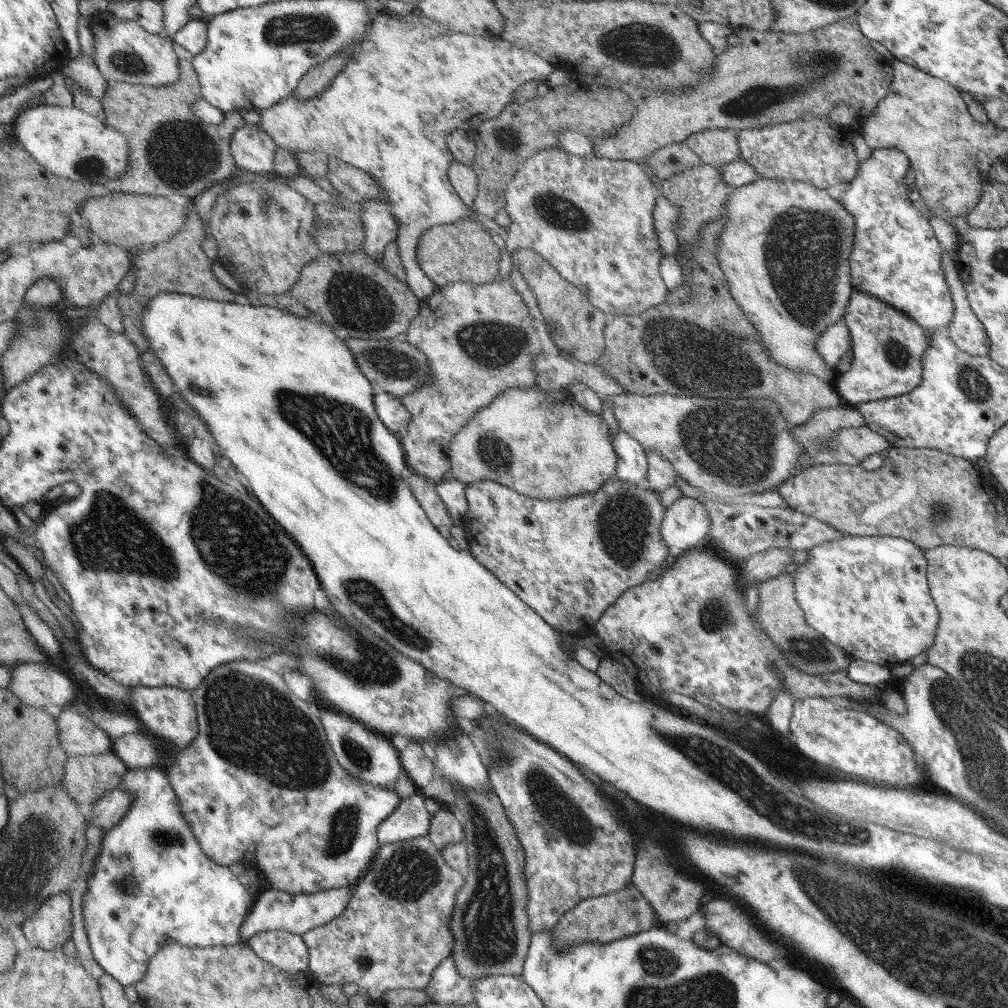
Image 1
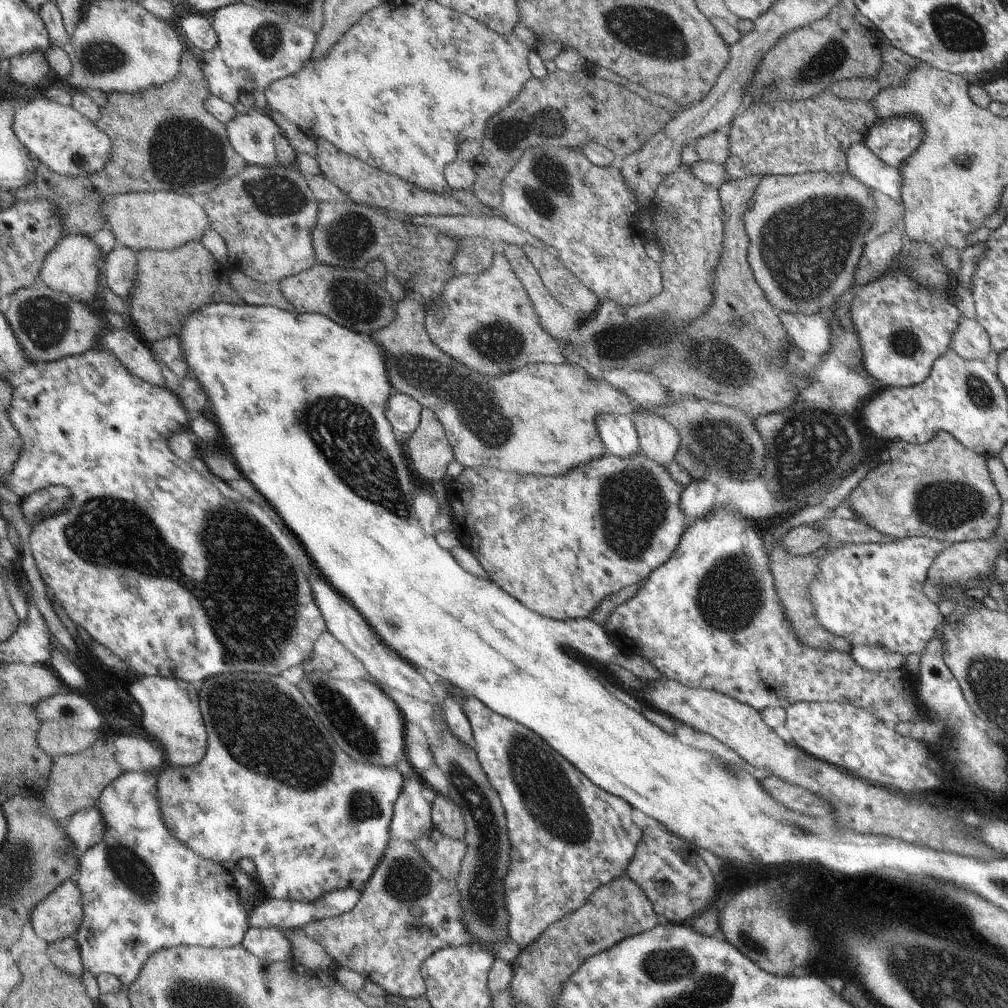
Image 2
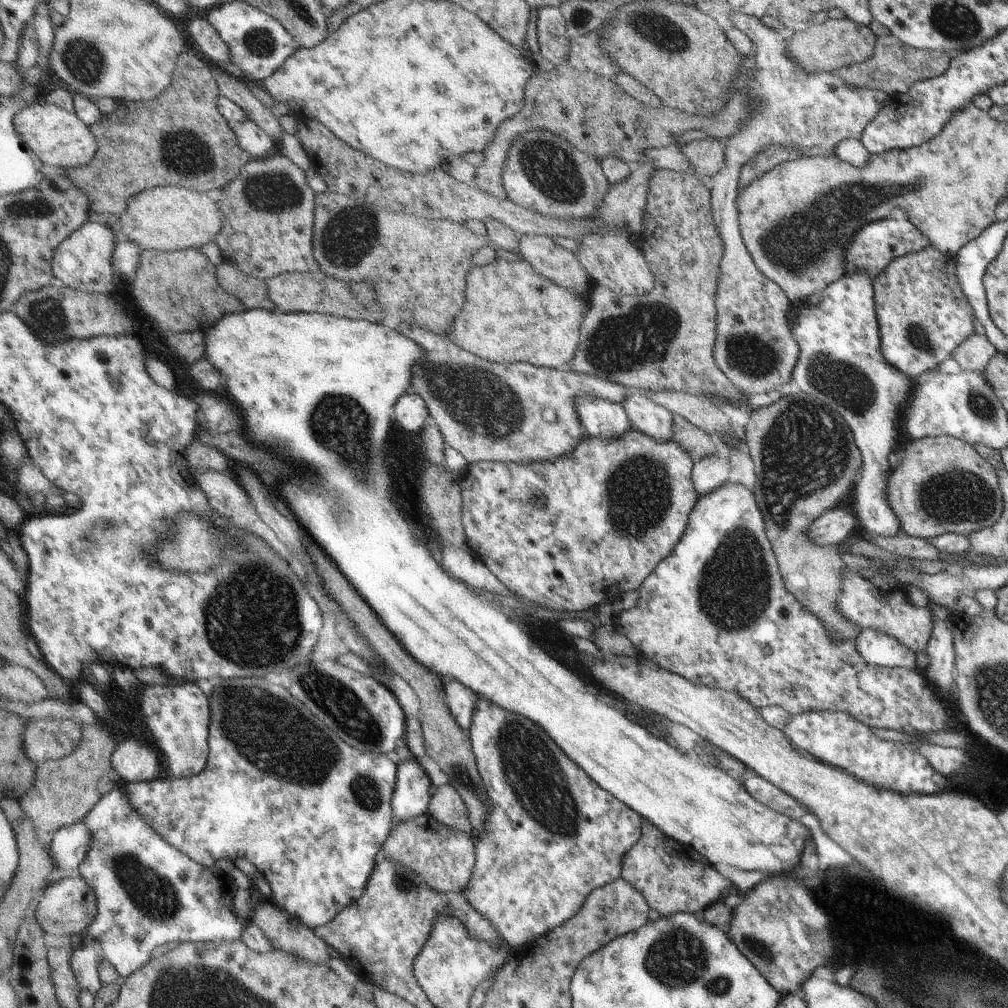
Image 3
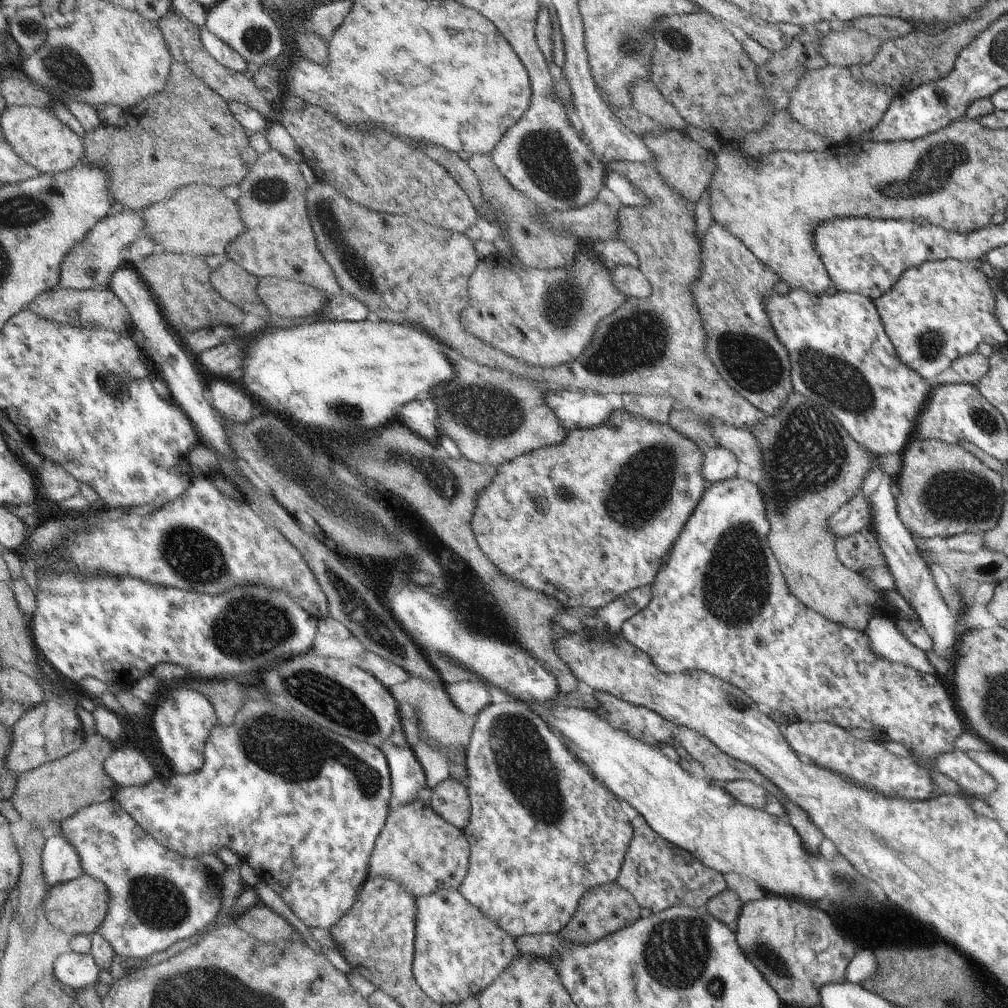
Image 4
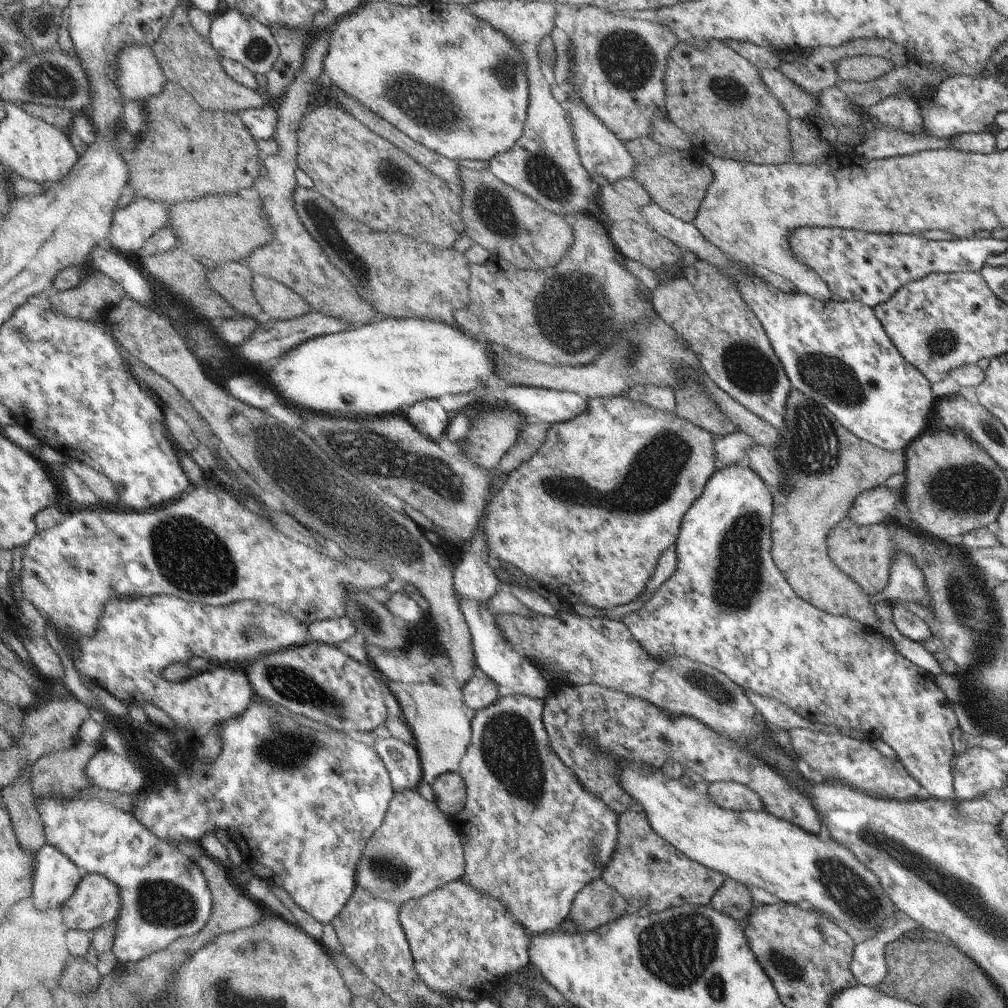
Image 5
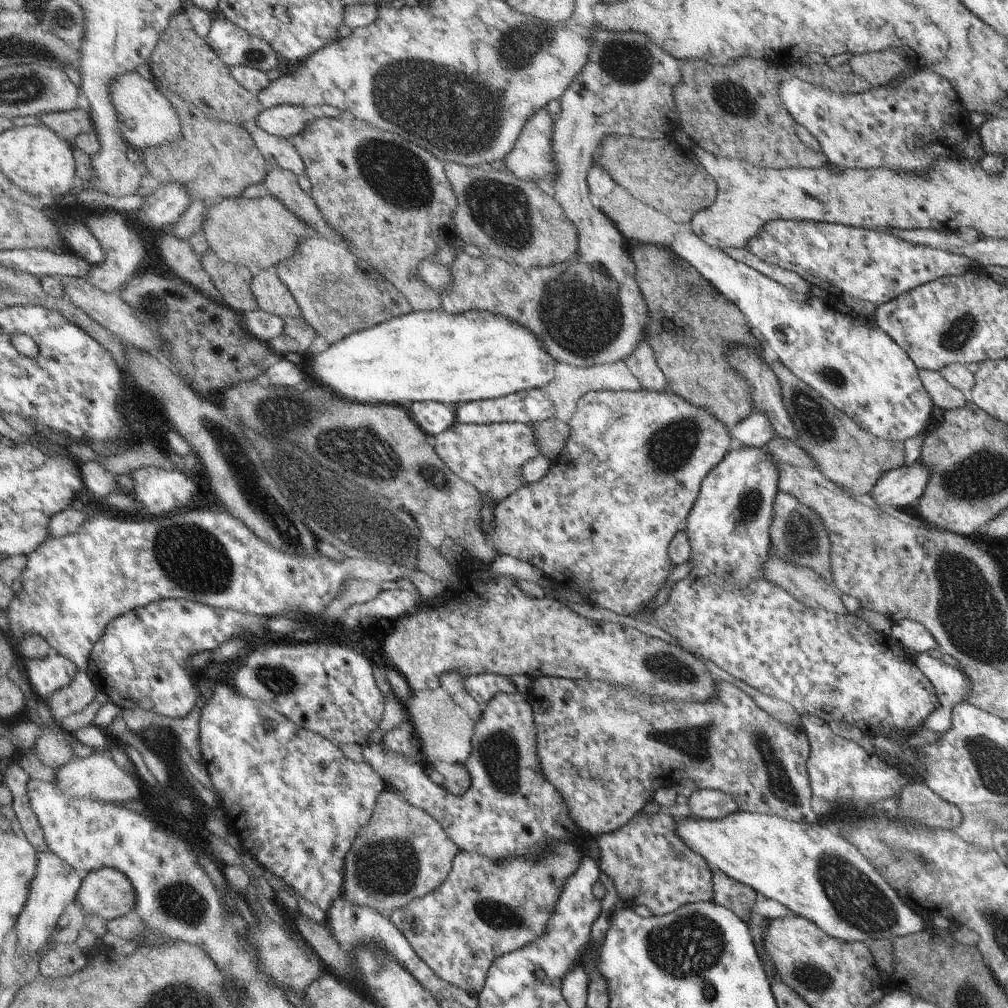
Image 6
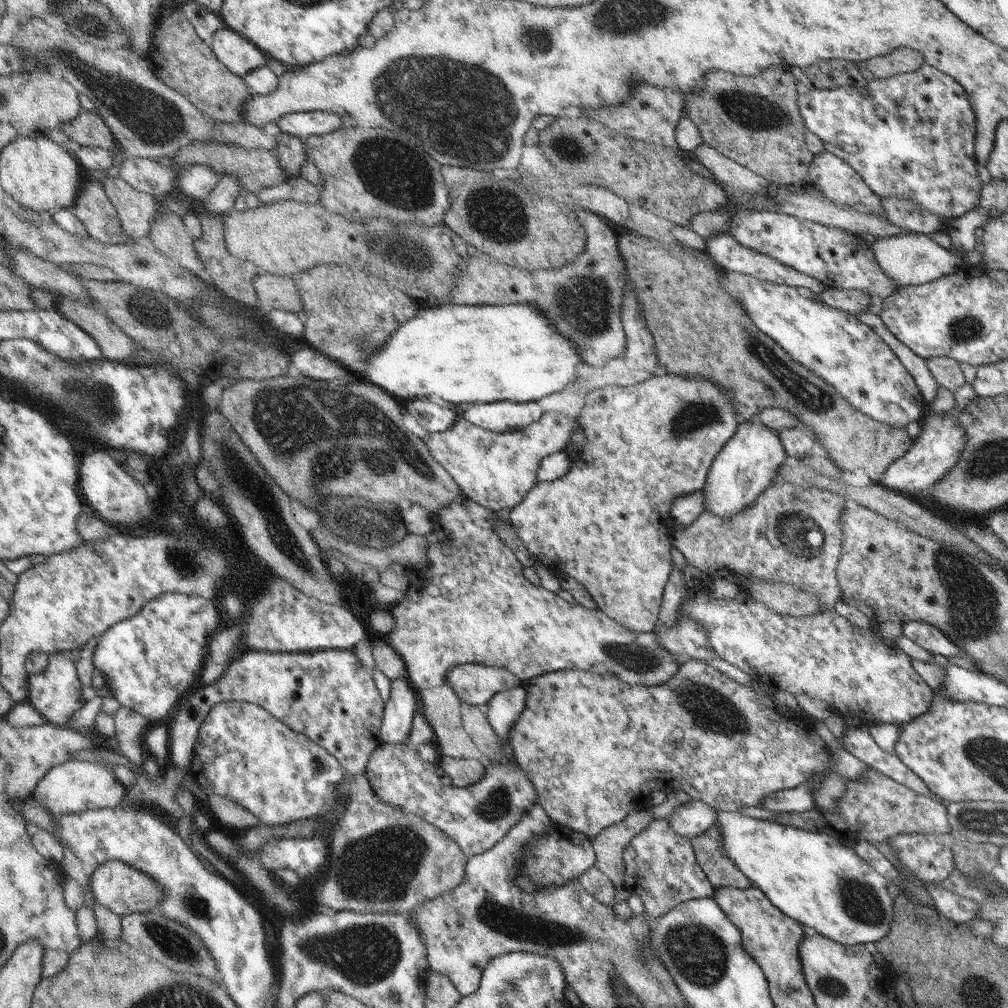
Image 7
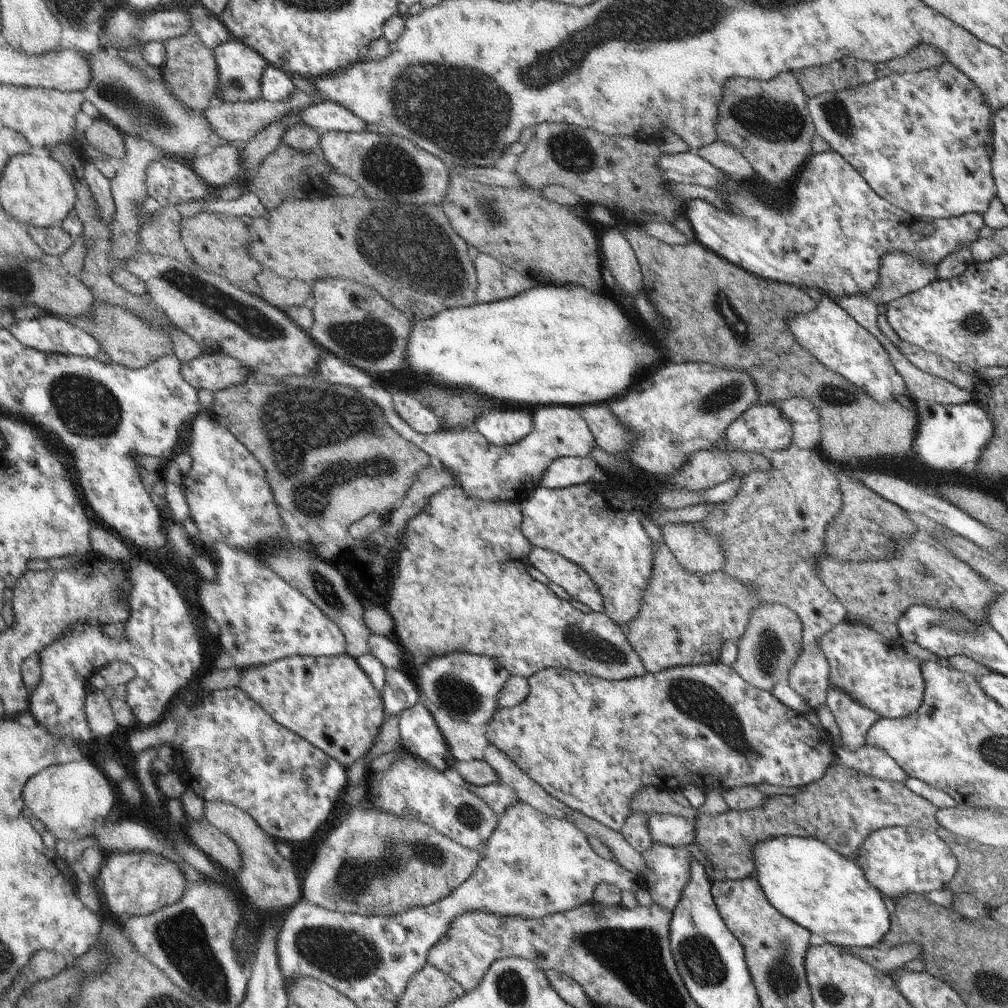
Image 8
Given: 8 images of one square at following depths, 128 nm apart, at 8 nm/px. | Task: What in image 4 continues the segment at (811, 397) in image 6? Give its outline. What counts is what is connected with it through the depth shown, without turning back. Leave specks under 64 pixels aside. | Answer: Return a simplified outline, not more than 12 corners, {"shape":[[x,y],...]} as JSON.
{"shape":[[793,390],[753,430],[768,545],[788,588],[863,631],[883,591],[828,520],[877,456]]}

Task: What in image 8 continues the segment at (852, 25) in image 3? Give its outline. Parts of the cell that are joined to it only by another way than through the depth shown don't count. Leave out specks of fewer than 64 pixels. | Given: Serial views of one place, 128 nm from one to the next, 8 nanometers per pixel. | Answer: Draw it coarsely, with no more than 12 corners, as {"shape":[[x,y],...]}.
{"shape":[[918,44],[905,56],[885,62],[889,72],[913,73],[945,63],[928,44]]}

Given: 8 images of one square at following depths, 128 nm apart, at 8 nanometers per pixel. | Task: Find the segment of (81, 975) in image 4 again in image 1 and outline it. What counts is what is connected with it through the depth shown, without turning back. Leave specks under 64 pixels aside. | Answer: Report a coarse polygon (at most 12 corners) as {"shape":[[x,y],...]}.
{"shape":[[165,772],[132,795],[83,895],[123,986],[168,944],[226,947],[256,895],[201,848]]}

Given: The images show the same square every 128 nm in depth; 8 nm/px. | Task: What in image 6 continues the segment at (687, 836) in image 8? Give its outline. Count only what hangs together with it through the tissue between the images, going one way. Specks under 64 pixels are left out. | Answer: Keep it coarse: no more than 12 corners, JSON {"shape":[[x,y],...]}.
{"shape":[[697,789],[686,818],[714,821],[736,808],[732,797]]}

